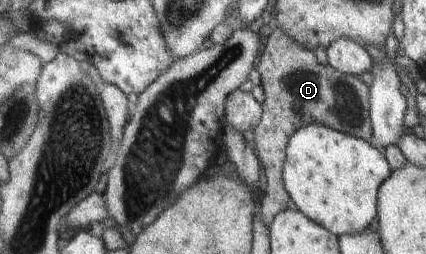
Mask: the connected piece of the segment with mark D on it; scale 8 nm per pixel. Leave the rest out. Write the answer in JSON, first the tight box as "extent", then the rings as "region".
{"extent":[255,28,377,229],"region":[[[276,28],[268,36],[265,52],[260,56],[260,64],[257,68],[261,73],[262,86],[267,93],[266,101],[263,103],[264,115],[263,122],[255,129],[257,153],[261,157],[261,162],[265,167],[265,183],[267,189],[262,196],[262,217],[266,227],[270,229],[272,222],[283,211],[294,209],[294,203],[290,201],[286,184],[283,182],[283,163],[287,159],[287,147],[292,135],[301,127],[308,127],[312,123],[324,124],[324,127],[331,127],[334,131],[353,135],[371,143],[377,147],[376,138],[372,133],[372,124],[369,114],[369,87],[361,79],[349,75],[340,74],[340,71],[332,69],[330,64],[322,65],[314,55],[313,51],[308,51],[302,47],[296,40],[293,40],[288,32]]]}

